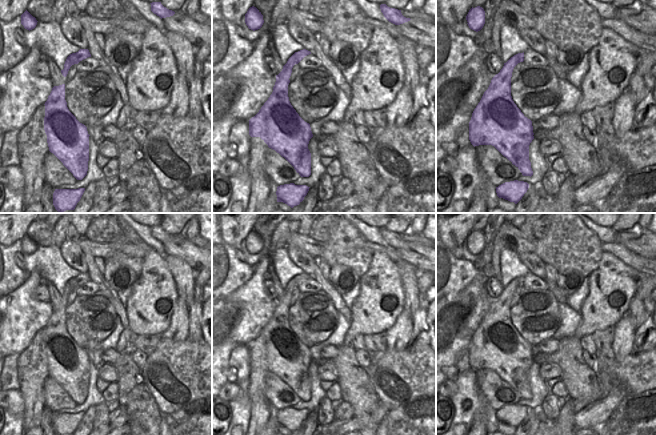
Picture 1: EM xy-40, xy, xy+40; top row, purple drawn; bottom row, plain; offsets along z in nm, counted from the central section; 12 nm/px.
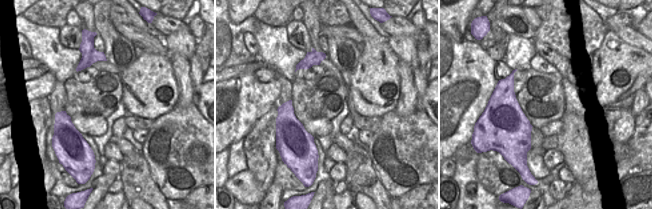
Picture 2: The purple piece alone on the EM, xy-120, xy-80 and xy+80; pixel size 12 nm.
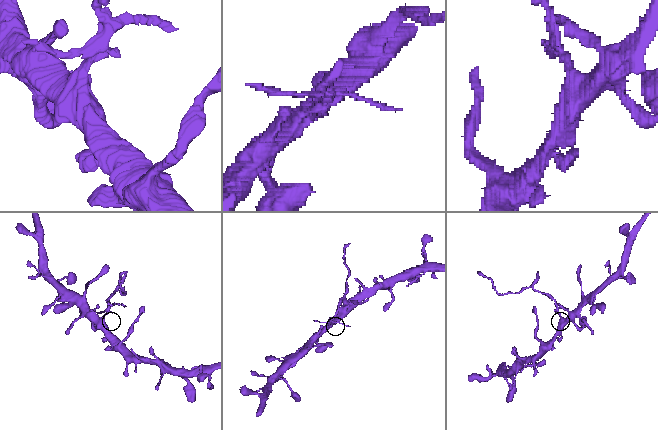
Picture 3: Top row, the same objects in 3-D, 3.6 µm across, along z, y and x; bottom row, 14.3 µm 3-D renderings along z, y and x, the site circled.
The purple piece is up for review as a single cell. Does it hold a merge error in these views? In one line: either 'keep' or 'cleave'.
cleave

